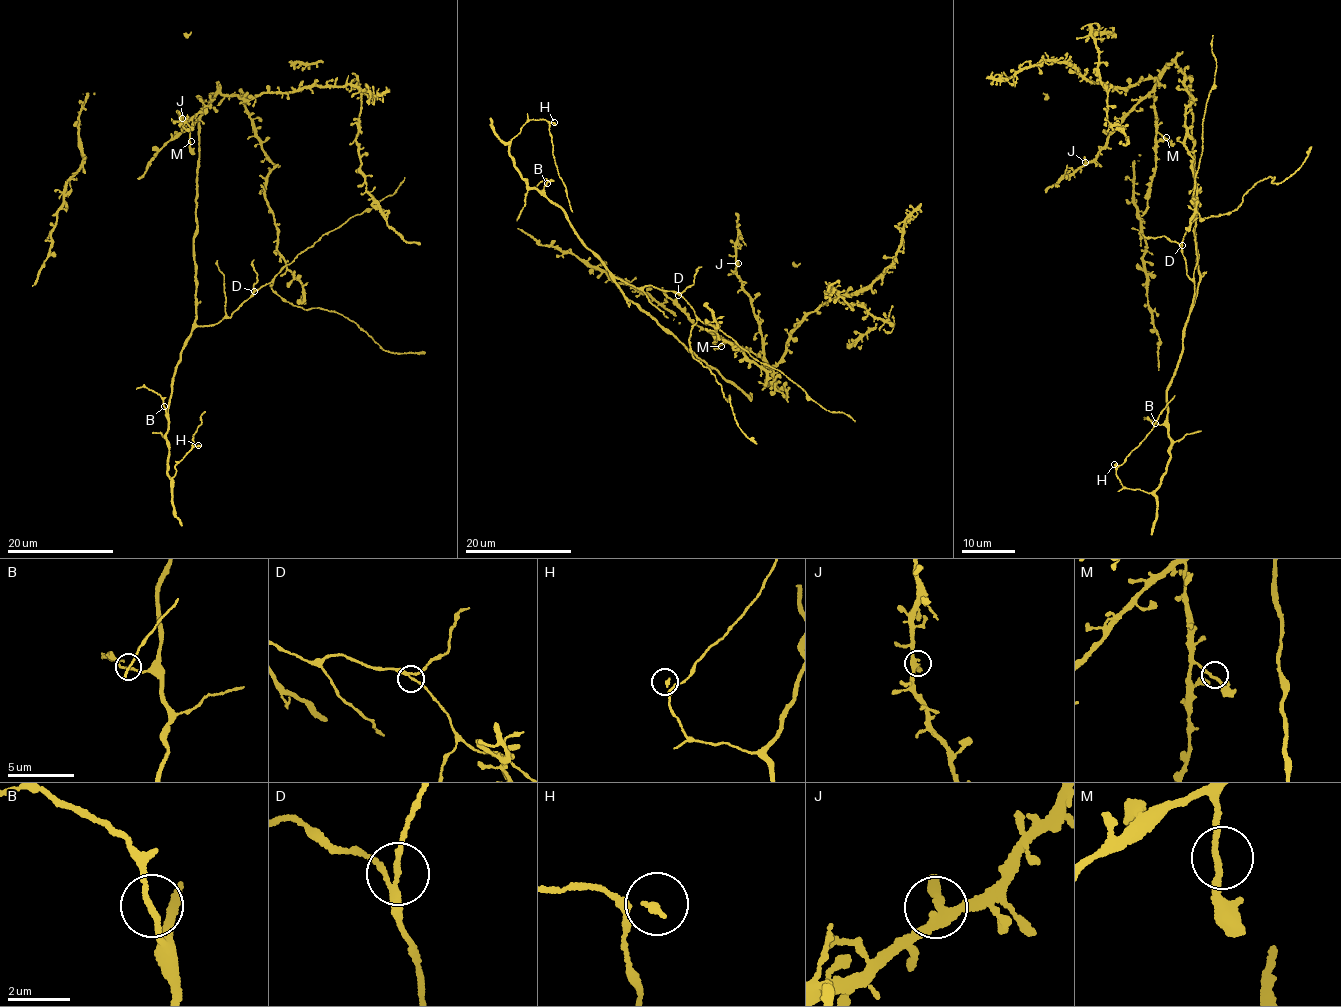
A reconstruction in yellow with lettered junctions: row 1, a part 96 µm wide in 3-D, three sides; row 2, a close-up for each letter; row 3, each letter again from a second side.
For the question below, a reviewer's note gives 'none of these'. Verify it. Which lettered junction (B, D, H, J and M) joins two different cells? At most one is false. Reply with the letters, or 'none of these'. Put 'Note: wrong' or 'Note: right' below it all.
none of these
Note: right

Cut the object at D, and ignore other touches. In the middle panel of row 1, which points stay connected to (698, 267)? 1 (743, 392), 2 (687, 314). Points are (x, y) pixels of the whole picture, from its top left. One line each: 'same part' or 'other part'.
1: same part
2: same part

